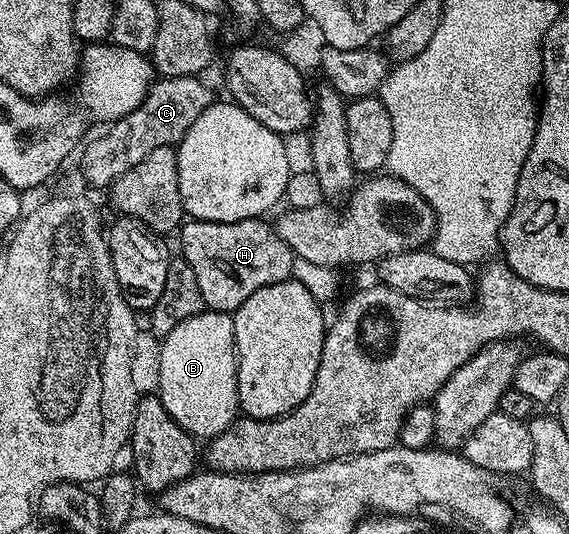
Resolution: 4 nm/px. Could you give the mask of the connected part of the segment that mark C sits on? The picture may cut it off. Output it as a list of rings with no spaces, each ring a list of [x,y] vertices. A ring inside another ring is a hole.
[[[200,76],[161,77],[152,82],[143,103],[126,117],[114,122],[88,124],[83,128],[80,153],[86,179],[97,187],[108,188],[131,167],[146,161],[151,151],[181,142],[191,123],[195,123],[195,119],[199,119],[215,100],[215,94],[201,80]]]

